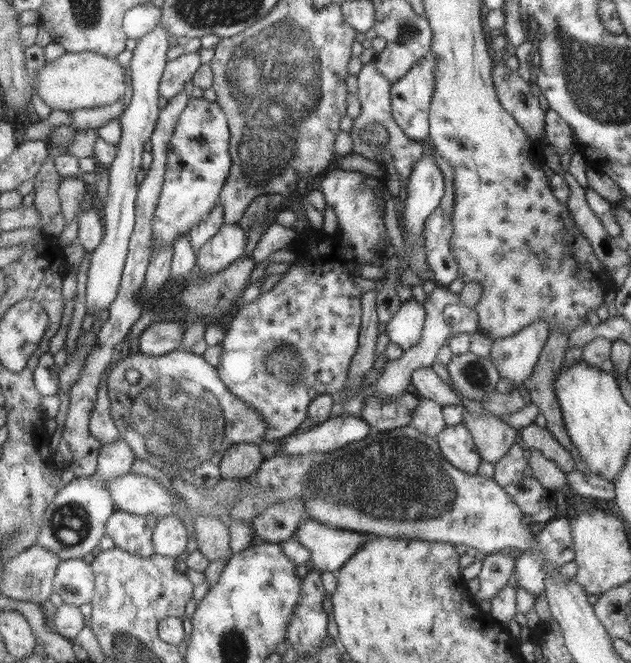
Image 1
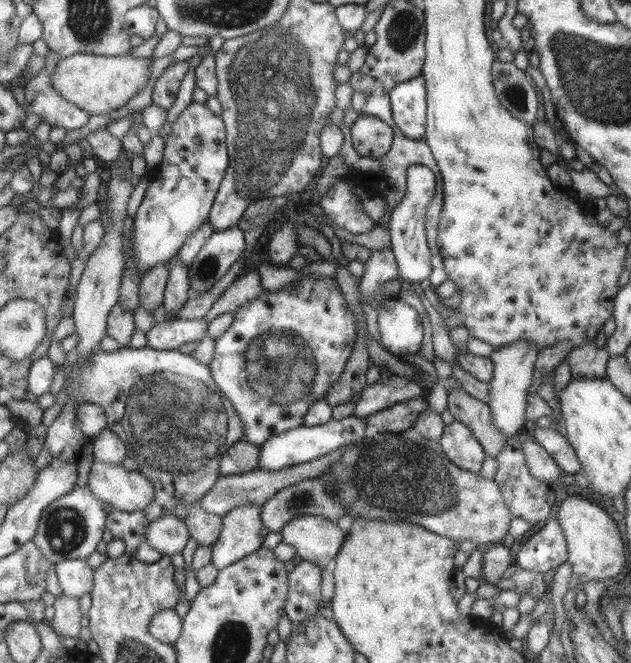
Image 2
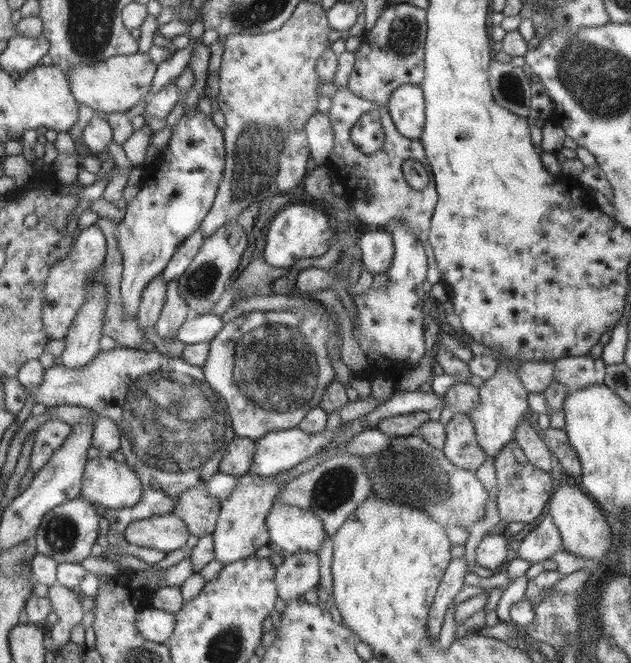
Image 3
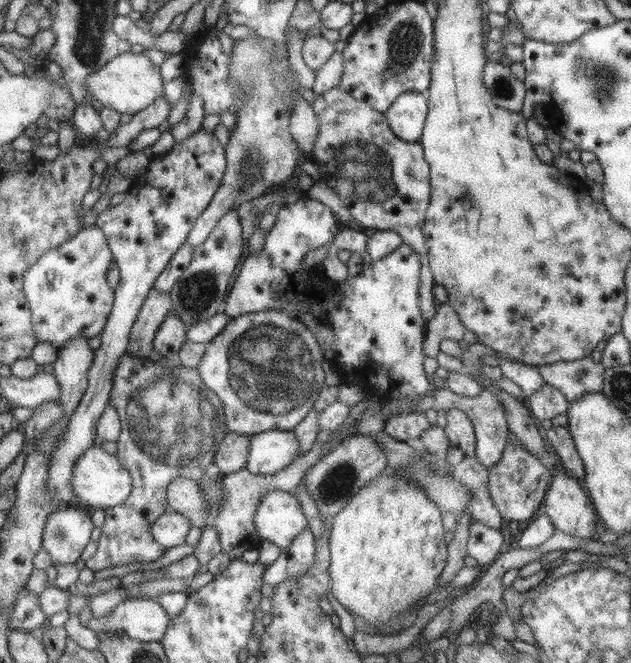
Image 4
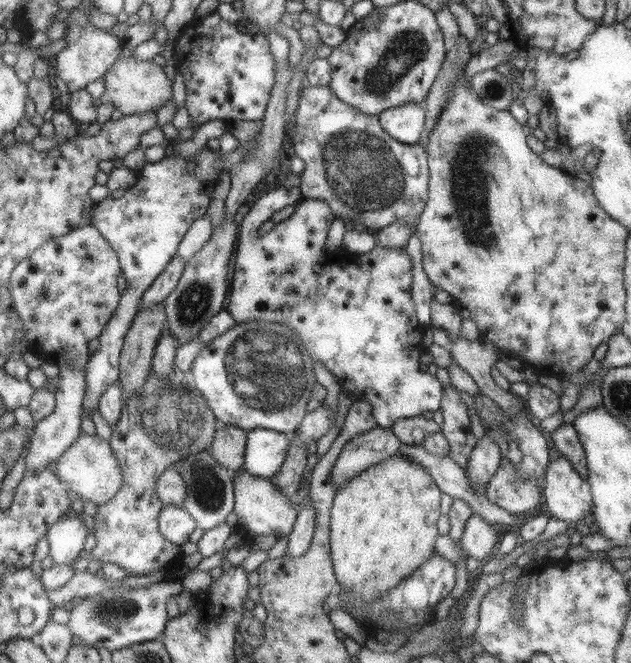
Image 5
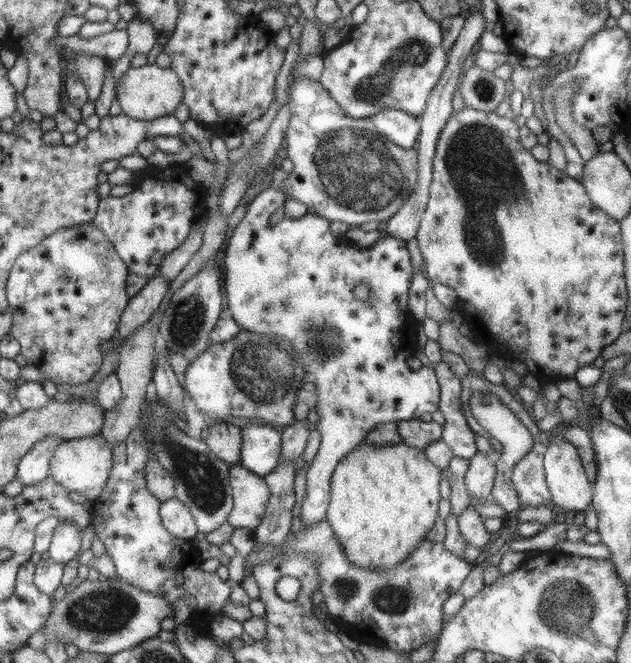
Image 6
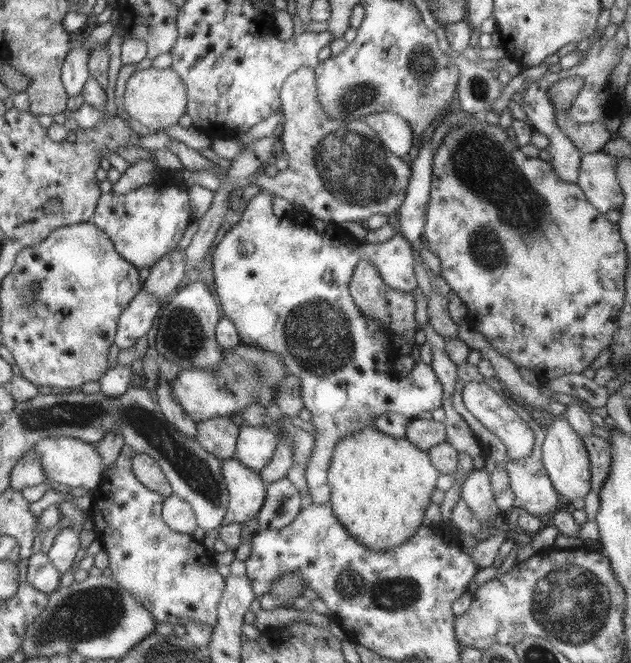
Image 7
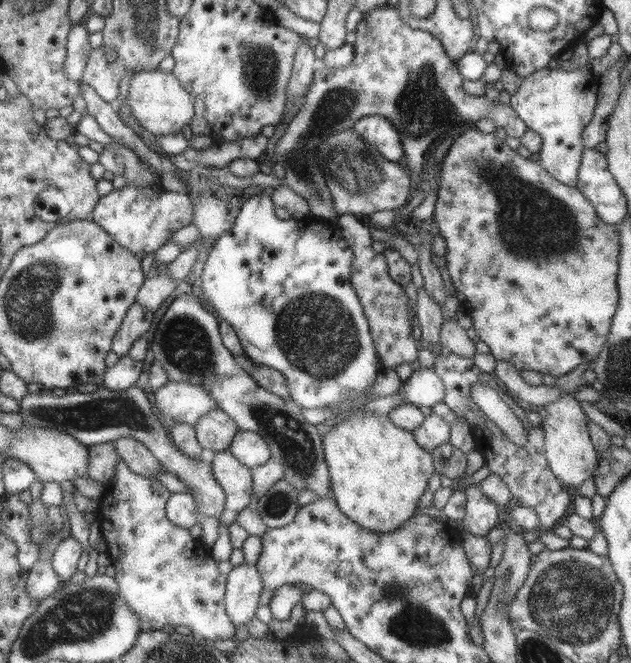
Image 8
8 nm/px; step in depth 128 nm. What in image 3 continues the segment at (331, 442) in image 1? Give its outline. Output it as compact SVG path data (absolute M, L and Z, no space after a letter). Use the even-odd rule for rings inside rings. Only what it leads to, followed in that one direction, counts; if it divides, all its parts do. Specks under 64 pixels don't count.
M294 427L281 431L268 432L268 434L256 440L257 447L254 458L252 459L250 473L259 475L262 478L269 478L270 476L276 476L282 474L282 472L292 470L300 462L314 456L319 450L325 448L329 442L333 441L339 430L341 430L341 427L338 427L334 431L324 429L322 432L309 433L300 427Z

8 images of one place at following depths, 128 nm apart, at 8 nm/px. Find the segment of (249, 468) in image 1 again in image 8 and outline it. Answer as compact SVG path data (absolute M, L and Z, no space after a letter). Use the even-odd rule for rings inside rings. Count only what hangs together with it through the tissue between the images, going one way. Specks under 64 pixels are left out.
M220 408L212 409L202 416L194 428L200 446L215 453L229 450L233 438L240 430L236 422Z

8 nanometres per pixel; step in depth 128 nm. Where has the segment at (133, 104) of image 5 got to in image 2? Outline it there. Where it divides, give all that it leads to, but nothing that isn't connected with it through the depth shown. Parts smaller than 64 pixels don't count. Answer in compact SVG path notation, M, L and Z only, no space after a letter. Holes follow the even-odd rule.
M78 53L60 59L51 74L52 88L68 102L90 114L110 113L127 104L149 80L152 59L124 56L100 56Z

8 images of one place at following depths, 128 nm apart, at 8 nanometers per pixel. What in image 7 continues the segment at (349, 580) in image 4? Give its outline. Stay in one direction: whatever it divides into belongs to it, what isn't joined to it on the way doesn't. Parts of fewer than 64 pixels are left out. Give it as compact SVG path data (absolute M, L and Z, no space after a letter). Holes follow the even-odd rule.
M367 426L347 434L333 450L328 484L331 489L330 504L336 518L357 542L370 550L391 550L404 544L422 526L422 518L430 506L436 480L441 473L432 465L428 451L420 450L406 437L392 438L374 426Z

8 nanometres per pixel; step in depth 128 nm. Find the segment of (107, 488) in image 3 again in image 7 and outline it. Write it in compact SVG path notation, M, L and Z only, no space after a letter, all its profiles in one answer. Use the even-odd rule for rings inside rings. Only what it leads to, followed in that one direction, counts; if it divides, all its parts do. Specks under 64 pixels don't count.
M58 435L54 438L43 438L33 446L32 451L40 454L44 474L52 482L64 484L72 489L82 487L93 492L103 482L104 461L94 443Z

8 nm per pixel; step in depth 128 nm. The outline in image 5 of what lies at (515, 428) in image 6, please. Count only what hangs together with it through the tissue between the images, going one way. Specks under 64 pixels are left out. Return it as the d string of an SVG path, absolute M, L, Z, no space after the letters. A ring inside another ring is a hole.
M503 457L486 488L489 500L512 514L526 516L541 502L542 483L537 480L522 480L519 470L507 457Z

